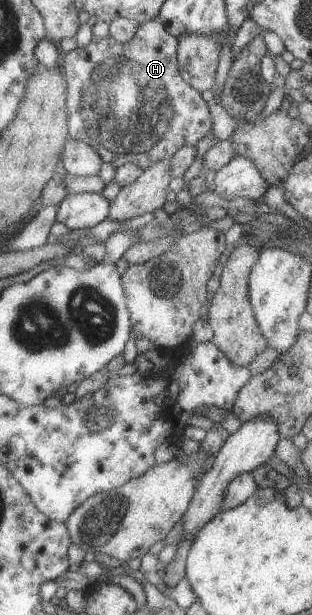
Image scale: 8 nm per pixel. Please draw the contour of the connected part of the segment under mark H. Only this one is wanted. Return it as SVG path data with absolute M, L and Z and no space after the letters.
M158 18L141 25L134 38L127 43L119 42L111 36L106 38L94 37L87 47L78 47L65 54L62 66L64 66L67 79L69 80L69 111L71 112L72 138L96 147L96 150L104 157L105 162L112 165L115 169L122 168L127 164L135 164L146 170L157 162L172 160L179 153L180 149L188 145L196 145L200 138L210 134L210 128L212 128L210 110L208 110L208 104L202 98L202 93L198 92L183 75L181 60L179 59L180 43L180 39L175 34L172 34L171 30L168 30L168 27L164 26L164 23Z

